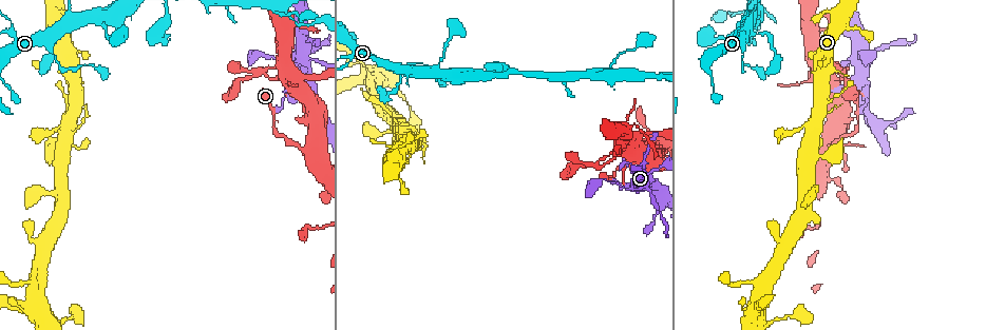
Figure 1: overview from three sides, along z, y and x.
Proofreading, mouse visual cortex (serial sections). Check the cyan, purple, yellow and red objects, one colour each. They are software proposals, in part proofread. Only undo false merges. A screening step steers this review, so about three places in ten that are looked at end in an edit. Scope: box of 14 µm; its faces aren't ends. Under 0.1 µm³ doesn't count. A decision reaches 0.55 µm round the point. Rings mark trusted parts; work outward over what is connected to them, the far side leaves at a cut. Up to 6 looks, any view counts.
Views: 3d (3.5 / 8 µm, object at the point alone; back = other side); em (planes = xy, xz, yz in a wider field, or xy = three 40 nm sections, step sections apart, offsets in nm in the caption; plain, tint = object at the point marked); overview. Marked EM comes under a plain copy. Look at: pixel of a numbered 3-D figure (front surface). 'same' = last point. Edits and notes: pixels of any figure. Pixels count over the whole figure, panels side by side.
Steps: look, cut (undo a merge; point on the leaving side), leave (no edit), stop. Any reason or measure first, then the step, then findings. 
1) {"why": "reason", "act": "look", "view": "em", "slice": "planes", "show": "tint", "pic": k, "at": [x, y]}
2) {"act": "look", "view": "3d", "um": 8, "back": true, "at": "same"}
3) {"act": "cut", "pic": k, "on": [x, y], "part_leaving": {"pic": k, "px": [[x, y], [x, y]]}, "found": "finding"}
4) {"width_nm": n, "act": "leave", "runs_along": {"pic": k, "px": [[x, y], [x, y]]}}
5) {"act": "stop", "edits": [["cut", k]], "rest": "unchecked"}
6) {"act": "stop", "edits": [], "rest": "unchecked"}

{"why": "calibre changes", "act": "look", "view": "3d", "um": 3.5, "pic": 1, "at": [743, 47]}

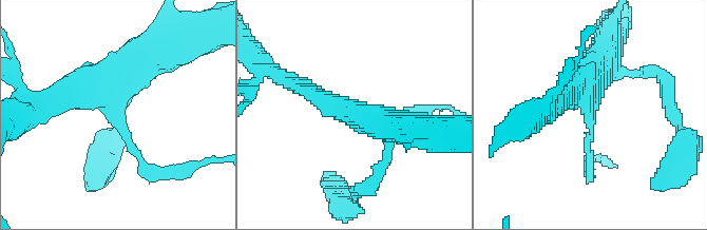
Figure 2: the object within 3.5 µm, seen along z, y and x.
{"arm_widths_nm": [150, 250], "why": "need the tissue", "act": "look", "view": "em", "slice": "planes", "show": "tint", "pic": 2, "at": [586, 110]}

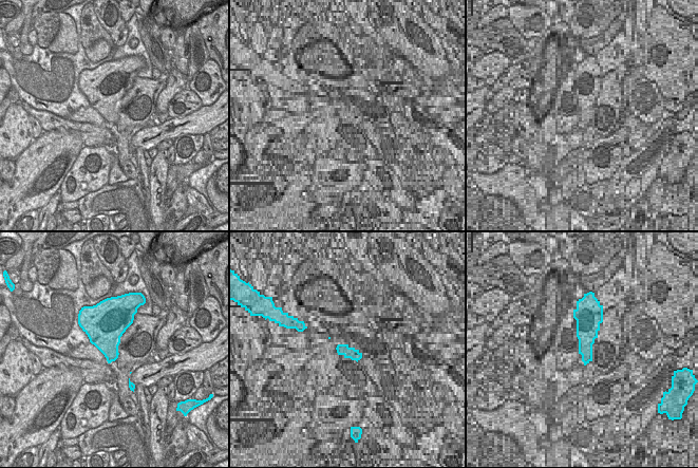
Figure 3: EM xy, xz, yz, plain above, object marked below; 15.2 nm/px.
{"act": "look", "view": "em", "slice": "xy", "step": 5, "show": "tint", "at": "same"}

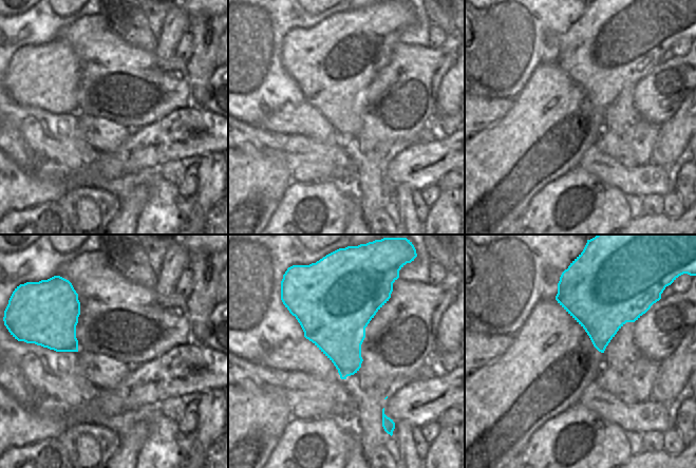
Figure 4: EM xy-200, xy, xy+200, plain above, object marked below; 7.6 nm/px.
{"width_nm": 460, "act": "leave", "runs_along": {"pic": 2, "px": [[61, 97], [87, 80], [146, 168]]}, "found": "all the same cell"}

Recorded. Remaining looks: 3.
{"act": "look", "view": "3d", "um": 8, "back": true, "pic": 1, "at": [640, 188]}

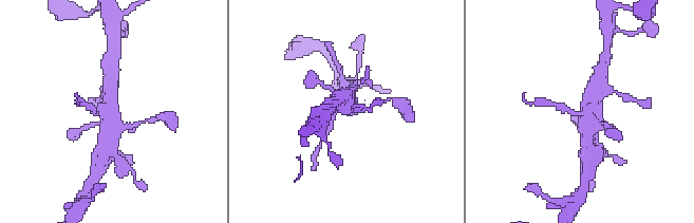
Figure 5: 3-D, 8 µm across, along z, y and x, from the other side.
{"act": "look", "view": "em", "slice": "planes", "show": "tint", "pic": 5, "at": [585, 111]}

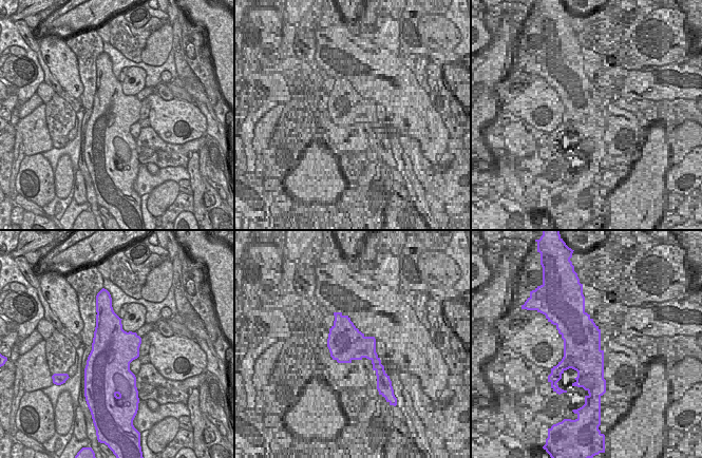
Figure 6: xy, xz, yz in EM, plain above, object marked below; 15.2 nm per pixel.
{"act": "leave", "runs_along": {"pic": 5, "px": [[597, 84], [585, 113], [586, 142]]}, "found": "continuous, no second cell"}

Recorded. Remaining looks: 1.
{"act": "stop", "edits": [], "rest": "unchecked"}

